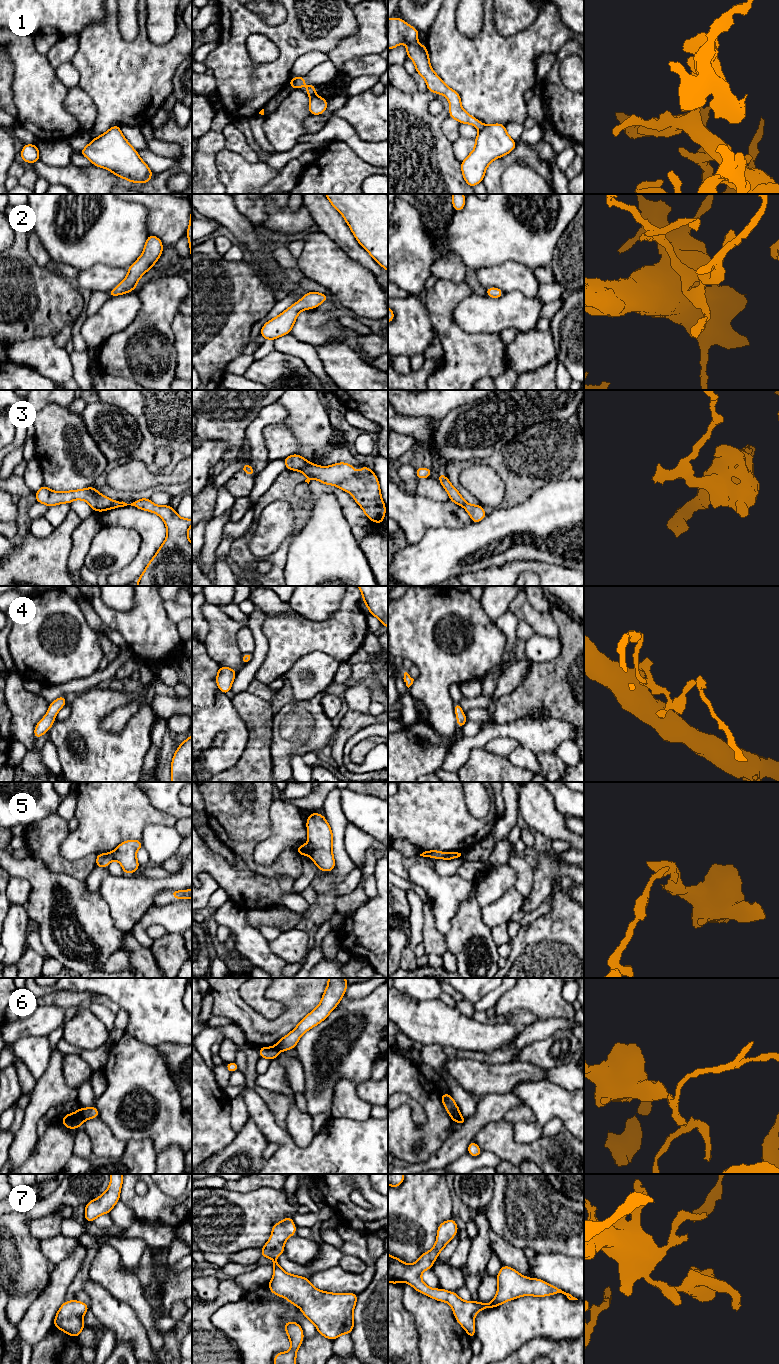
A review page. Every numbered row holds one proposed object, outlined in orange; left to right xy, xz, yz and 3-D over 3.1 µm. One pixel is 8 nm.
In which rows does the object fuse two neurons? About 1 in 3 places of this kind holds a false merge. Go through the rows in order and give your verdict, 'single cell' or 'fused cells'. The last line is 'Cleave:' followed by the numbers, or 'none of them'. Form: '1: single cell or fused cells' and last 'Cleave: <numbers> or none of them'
1: fused cells
2: single cell
3: fused cells
4: single cell
5: fused cells
6: fused cells
7: single cell
Cleave: 1, 3, 5, 6

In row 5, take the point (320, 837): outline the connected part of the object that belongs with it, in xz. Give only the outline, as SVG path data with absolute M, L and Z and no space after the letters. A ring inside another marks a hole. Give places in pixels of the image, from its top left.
M310 813L306 822L309 856L323 872L333 871L335 859L332 851L333 833L325 816Z

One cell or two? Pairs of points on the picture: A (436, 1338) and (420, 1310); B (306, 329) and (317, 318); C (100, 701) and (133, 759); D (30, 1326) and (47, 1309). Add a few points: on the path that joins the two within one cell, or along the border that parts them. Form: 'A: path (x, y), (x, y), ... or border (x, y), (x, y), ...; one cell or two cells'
A: path (436, 1331), (436, 1326), (427, 1317); one cell
B: border (333, 318), (322, 325), (310, 325), (308, 323); two cells
C: path (94, 717), (94, 728), (111, 745), (117, 745); one cell
D: path (34, 1322), (43, 1313); one cell

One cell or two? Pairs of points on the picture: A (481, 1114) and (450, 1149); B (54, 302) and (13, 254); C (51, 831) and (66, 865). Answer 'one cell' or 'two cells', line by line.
A: one cell
B: one cell
C: one cell

